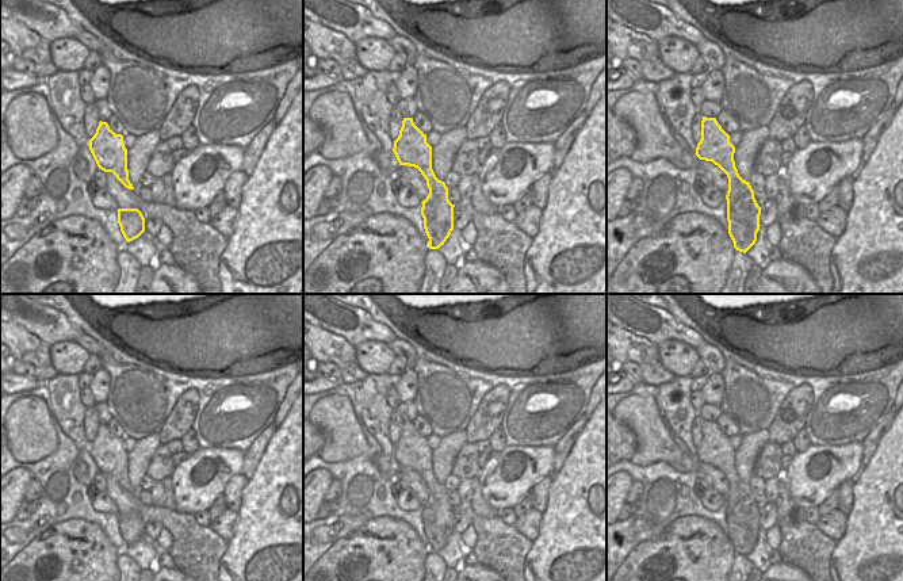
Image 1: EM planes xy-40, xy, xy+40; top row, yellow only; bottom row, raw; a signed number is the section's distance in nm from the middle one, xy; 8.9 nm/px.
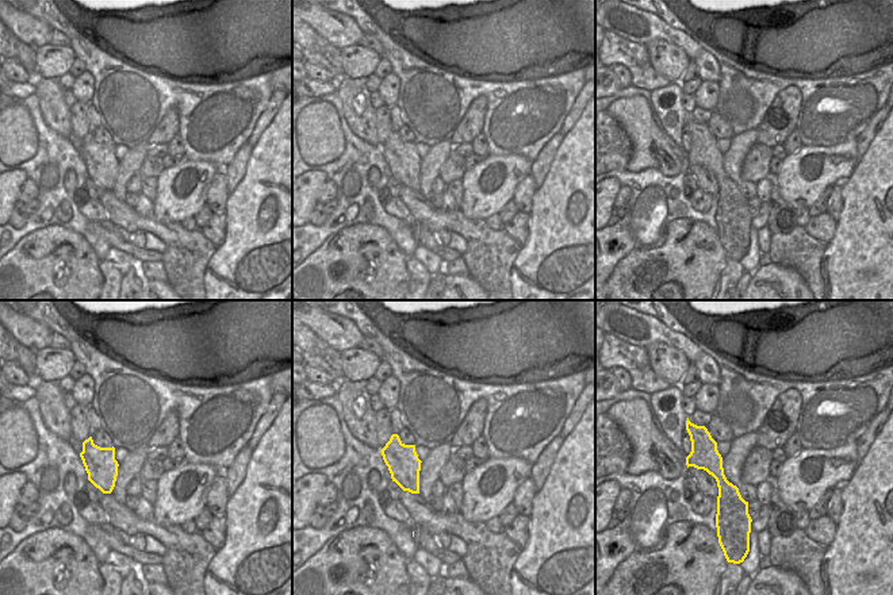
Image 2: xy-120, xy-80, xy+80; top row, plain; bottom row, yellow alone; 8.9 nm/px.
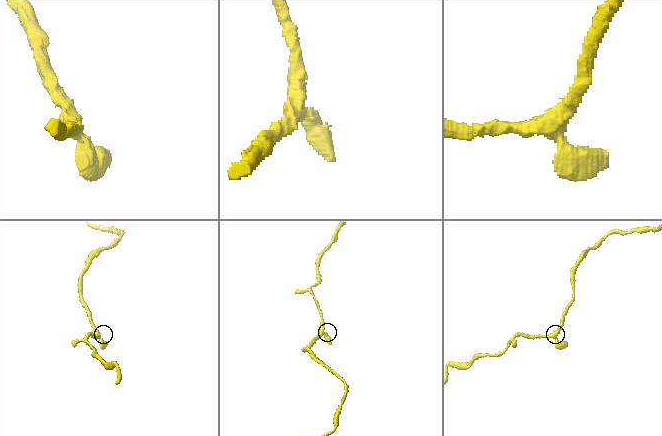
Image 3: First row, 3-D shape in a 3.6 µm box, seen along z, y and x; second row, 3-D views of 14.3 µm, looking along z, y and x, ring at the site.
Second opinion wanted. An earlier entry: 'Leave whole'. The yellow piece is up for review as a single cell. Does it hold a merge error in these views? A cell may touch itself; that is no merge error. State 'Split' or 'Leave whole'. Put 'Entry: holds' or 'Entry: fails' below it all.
Leave whole.
Entry: holds

